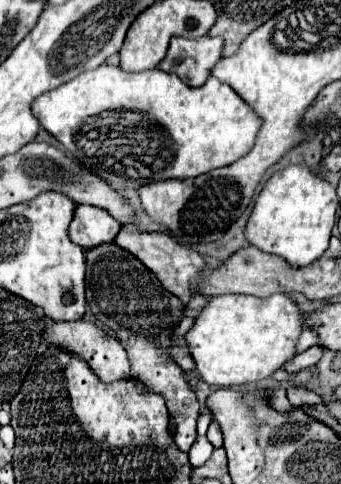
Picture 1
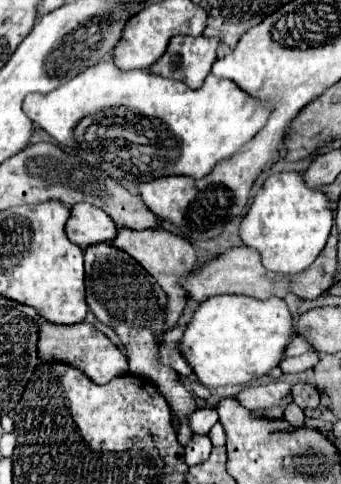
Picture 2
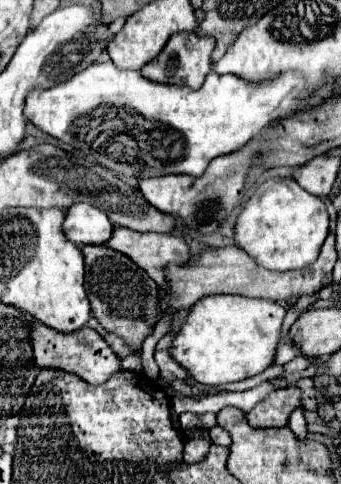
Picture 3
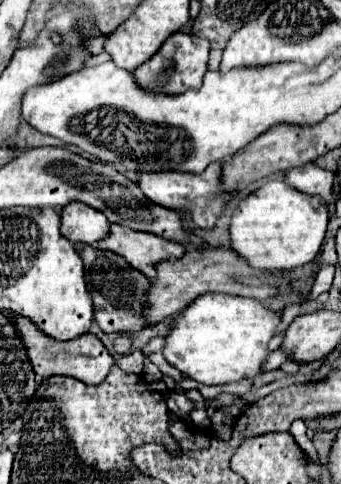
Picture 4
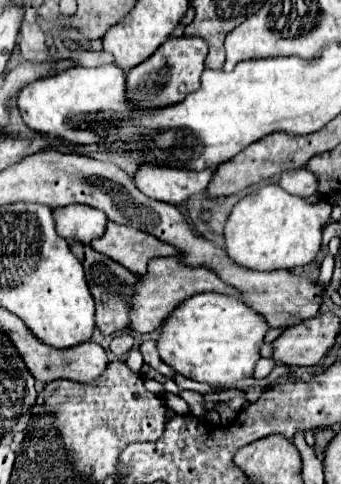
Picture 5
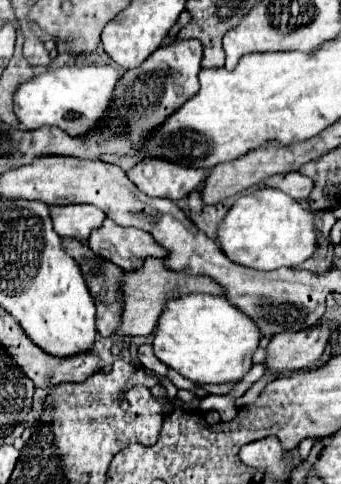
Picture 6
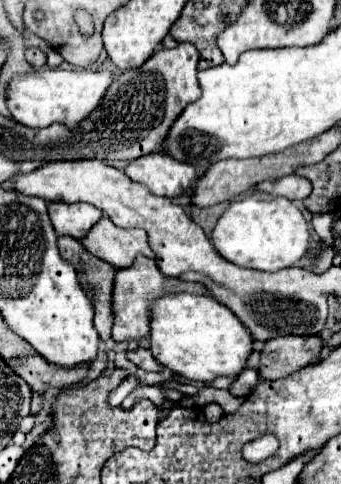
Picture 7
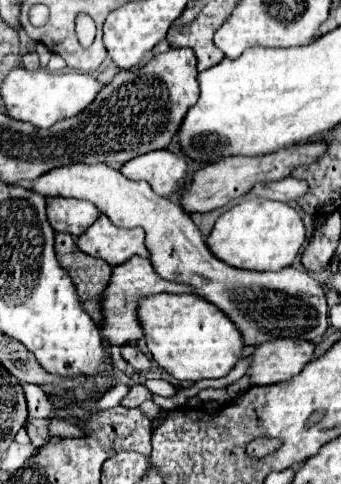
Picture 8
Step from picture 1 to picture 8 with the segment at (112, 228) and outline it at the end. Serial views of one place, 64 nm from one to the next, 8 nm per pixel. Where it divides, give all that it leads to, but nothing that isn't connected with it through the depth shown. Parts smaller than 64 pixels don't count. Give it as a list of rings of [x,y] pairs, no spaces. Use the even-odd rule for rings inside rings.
[[[50,198],[46,204],[46,212],[56,232],[68,232],[72,236],[80,236],[100,216],[94,204],[66,198]]]

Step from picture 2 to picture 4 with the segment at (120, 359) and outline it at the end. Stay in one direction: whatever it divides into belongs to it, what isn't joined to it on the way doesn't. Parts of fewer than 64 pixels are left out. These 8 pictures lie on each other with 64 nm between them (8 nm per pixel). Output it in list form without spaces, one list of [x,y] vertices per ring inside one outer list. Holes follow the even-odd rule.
[[[16,316],[14,324],[16,324],[22,344],[28,352],[28,360],[30,360],[36,376],[42,380],[50,378],[50,376],[72,376],[84,384],[100,384],[108,376],[110,368],[114,366],[114,358],[108,354],[104,344],[94,334],[80,336],[76,340],[60,344],[58,340],[48,340],[48,336],[42,336],[42,332],[24,316]]]

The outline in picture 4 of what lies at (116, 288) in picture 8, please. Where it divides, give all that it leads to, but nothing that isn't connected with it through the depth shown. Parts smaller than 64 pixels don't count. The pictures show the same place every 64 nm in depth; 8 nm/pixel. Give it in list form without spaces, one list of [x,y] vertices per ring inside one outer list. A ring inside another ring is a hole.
[[[210,246],[186,248],[182,258],[166,258],[166,260],[158,262],[156,272],[158,272],[158,276],[156,276],[156,280],[150,280],[148,300],[144,304],[144,320],[148,326],[156,326],[164,318],[180,314],[192,300],[196,300],[198,296],[208,294],[208,292],[248,296],[248,298],[256,298],[260,302],[268,302],[276,294],[276,288],[268,288],[268,284],[254,288],[254,286],[244,286],[240,282],[234,282],[232,280],[234,274],[250,276],[250,274],[260,274],[260,272],[250,268],[246,264],[246,260],[236,256],[232,250],[220,250],[220,248],[210,248]]]

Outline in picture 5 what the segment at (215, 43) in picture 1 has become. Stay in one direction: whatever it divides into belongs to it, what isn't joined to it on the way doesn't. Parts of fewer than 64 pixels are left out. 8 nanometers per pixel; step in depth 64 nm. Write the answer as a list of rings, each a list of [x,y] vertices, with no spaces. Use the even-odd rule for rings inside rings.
[[[170,38],[166,40],[148,60],[128,70],[126,74],[126,100],[134,108],[154,110],[170,104],[182,102],[188,94],[200,88],[200,74],[204,72],[204,58],[208,54],[208,46],[200,38]]]

